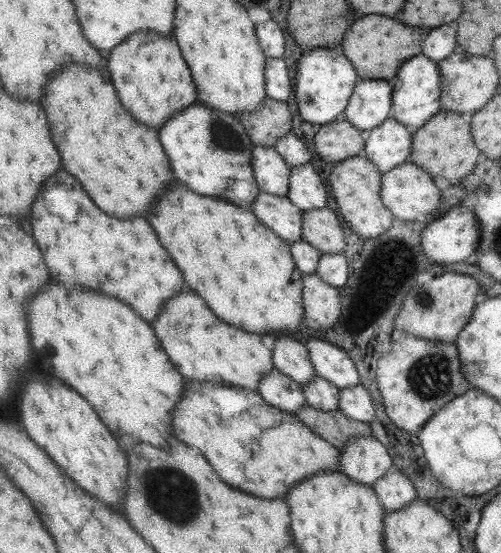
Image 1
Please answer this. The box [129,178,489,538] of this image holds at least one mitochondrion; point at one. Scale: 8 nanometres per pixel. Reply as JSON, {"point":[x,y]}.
{"point":[179,503]}

